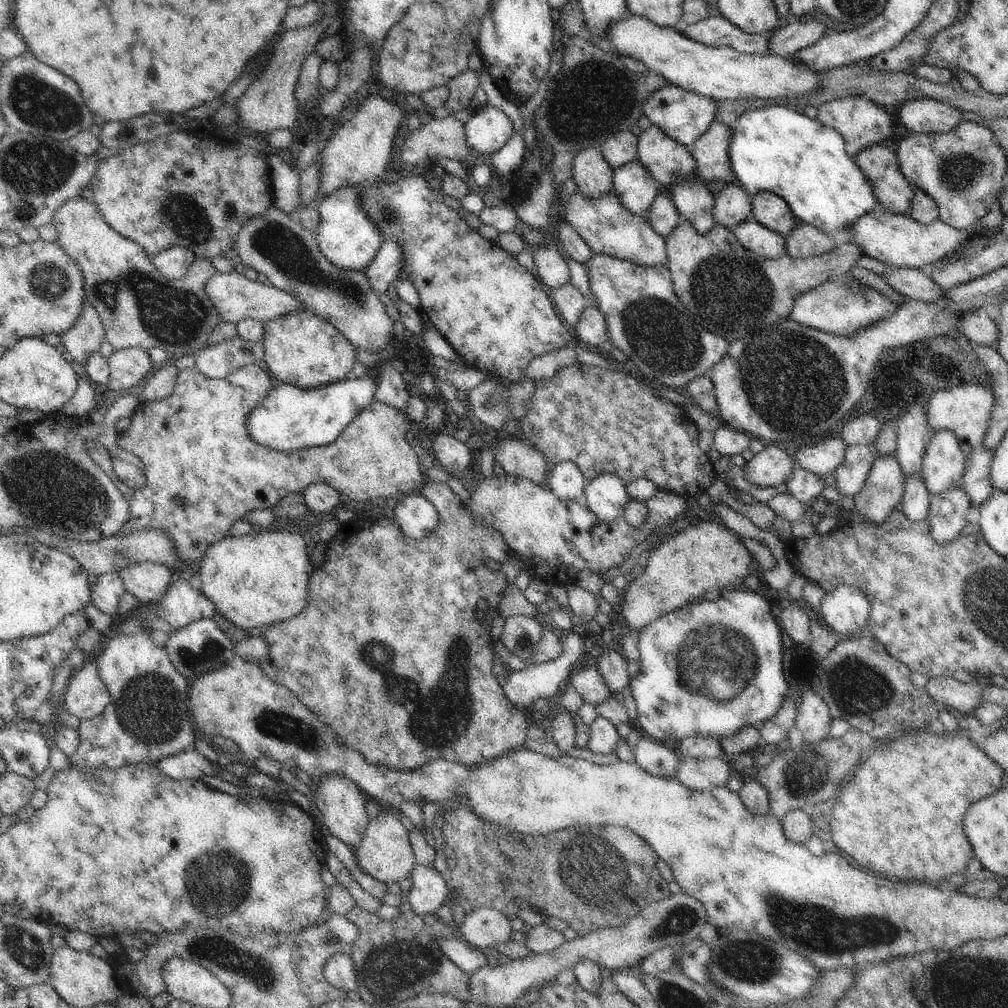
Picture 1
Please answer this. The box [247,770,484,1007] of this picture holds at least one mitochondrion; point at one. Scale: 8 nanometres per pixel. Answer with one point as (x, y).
(389, 974)

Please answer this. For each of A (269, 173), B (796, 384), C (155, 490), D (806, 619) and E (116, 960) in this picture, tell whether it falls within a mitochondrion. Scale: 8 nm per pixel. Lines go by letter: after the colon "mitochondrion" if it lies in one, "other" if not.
A: other
B: mitochondrion
C: other
D: other
E: other

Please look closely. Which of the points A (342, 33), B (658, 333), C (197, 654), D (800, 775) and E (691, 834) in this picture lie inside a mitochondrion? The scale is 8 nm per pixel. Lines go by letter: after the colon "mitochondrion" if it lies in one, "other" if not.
A: other
B: mitochondrion
C: mitochondrion
D: mitochondrion
E: other

